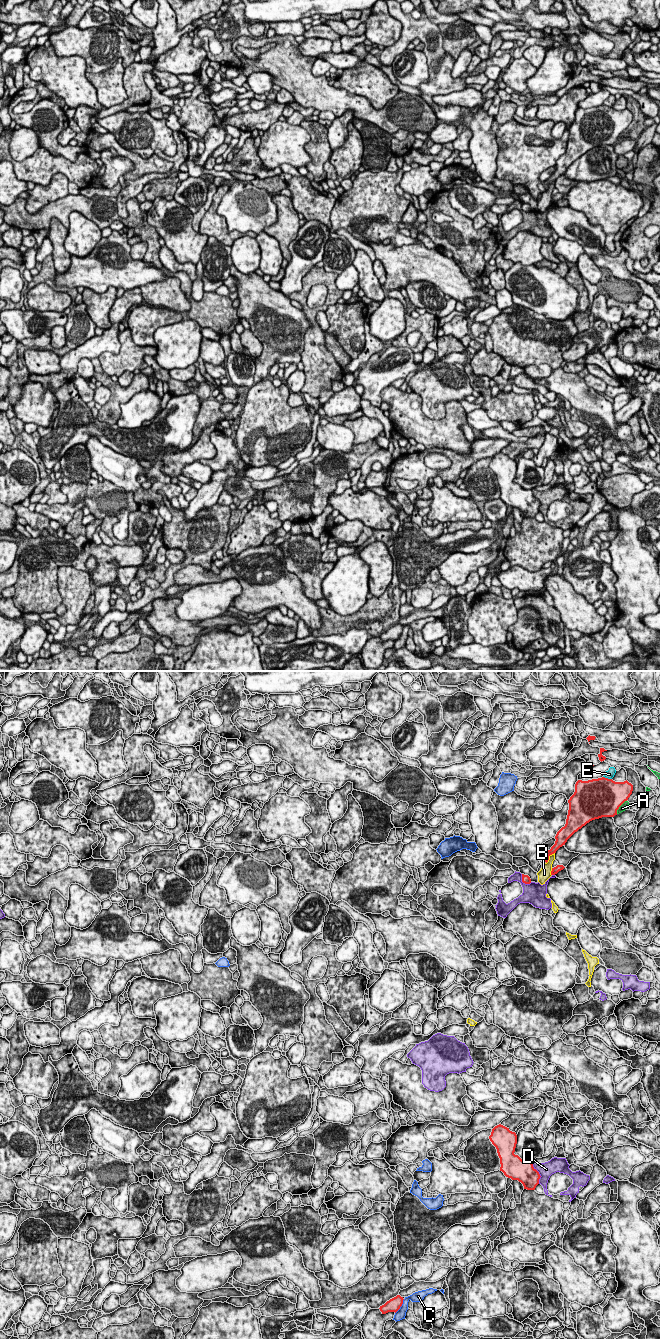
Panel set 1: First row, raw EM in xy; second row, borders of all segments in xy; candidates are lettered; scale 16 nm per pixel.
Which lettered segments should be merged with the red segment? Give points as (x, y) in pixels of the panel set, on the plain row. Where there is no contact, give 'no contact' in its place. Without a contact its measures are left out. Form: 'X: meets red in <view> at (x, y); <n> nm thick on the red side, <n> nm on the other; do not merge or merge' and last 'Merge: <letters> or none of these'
A: meets red in xy at (619, 134); 500 nm thick on the red side, 100 nm on the other; do not merge
B: meets red in xy at (548, 185); 120 nm thick on the red side, 190 nm on the other; do not merge
C: meets red in xy at (401, 633); 220 nm thick on the red side, 160 nm on the other; do not merge
D: meets red in xy at (538, 501); 340 nm thick on the red side, 240 nm on the other; do not merge
E: meets red in xy at (607, 106); 500 nm thick on the red side, 140 nm on the other; do not merge
Merge: none of these

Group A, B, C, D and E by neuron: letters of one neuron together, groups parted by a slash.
A / B / C / D / E

